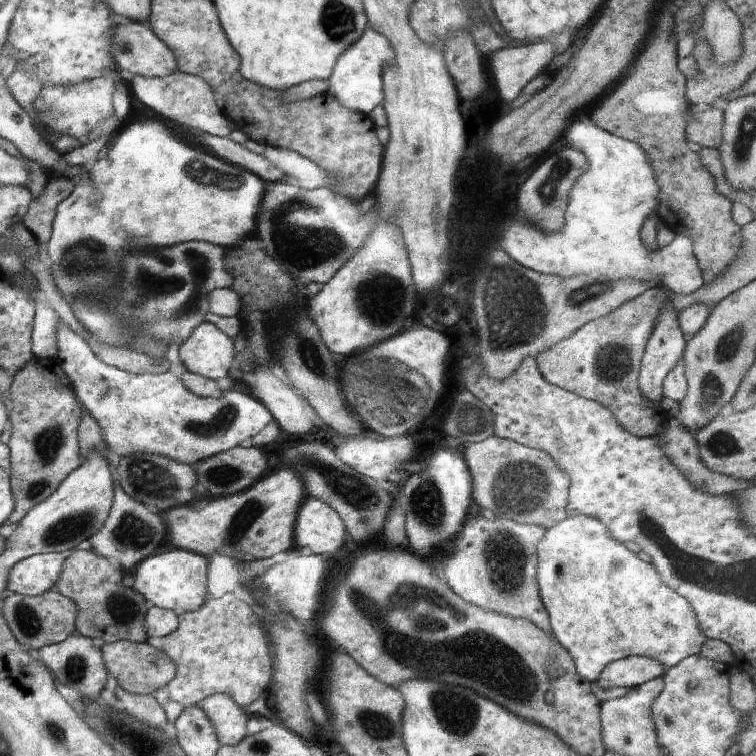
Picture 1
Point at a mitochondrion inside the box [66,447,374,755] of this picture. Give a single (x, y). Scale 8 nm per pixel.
(153, 483)

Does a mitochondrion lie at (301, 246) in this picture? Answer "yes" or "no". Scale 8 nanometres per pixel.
yes

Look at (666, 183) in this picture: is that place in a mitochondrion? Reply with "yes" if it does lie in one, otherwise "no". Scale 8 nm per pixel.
no

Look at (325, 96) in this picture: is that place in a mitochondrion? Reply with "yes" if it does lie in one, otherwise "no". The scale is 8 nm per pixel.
no

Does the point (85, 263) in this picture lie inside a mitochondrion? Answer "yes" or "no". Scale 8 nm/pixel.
yes

